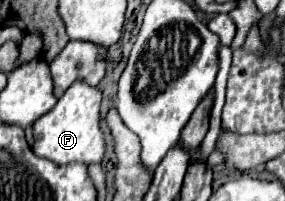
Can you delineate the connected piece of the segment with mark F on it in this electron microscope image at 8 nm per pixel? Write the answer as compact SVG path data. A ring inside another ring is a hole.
M76 80L58 100L58 104L34 122L34 154L56 164L102 162L106 140L100 130L100 104L102 90L98 86L90 86L84 80Z

